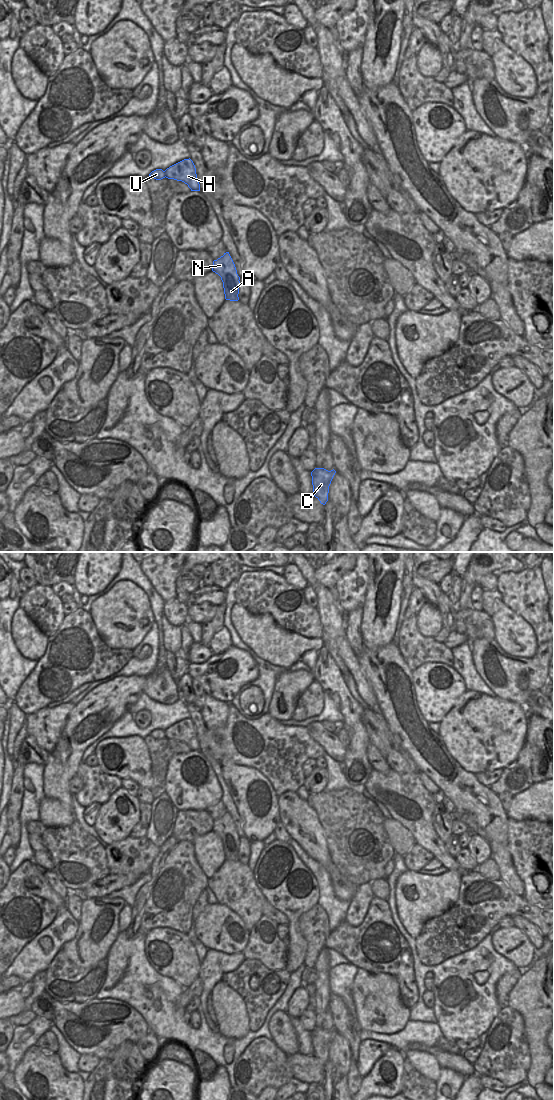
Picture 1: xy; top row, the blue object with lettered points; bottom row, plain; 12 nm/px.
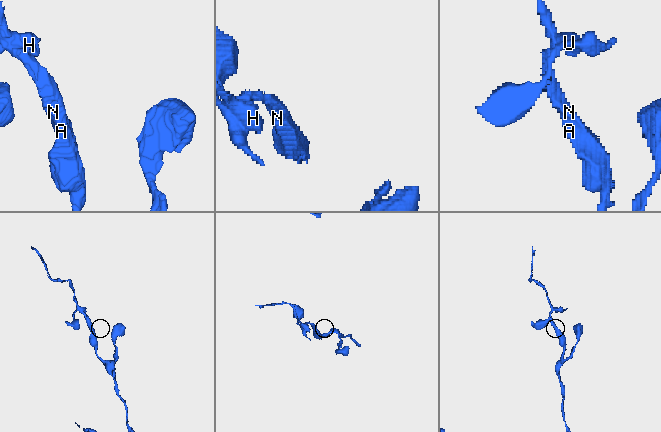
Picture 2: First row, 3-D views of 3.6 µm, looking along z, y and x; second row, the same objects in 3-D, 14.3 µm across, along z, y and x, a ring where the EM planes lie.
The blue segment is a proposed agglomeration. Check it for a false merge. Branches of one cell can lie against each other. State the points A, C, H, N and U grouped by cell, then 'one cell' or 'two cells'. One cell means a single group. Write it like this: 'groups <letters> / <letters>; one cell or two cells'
groups A C H N / U; two cells

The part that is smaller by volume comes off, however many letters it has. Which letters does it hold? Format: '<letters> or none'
U

